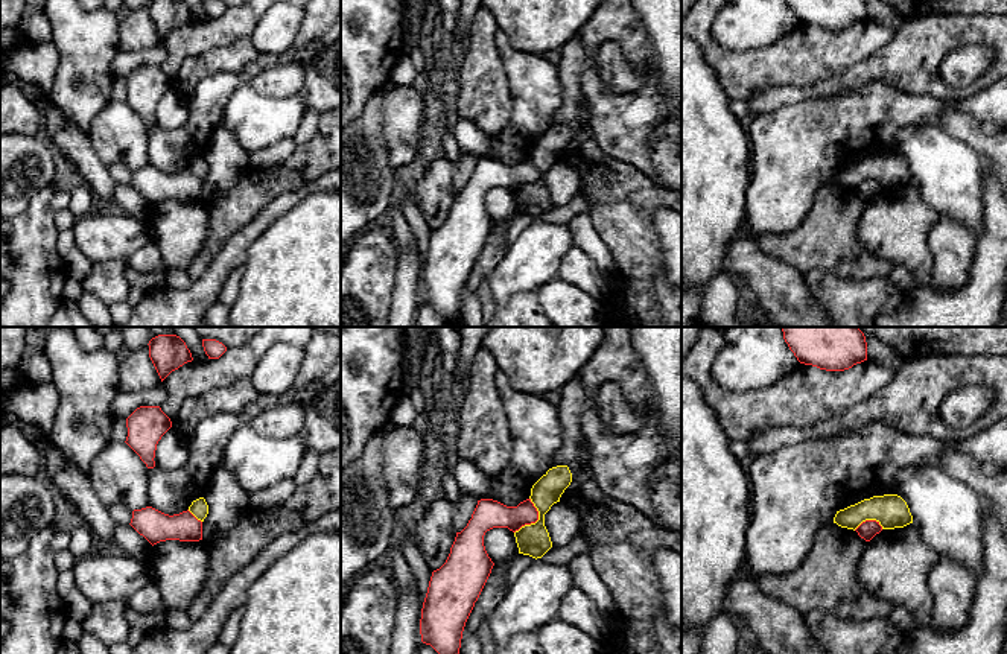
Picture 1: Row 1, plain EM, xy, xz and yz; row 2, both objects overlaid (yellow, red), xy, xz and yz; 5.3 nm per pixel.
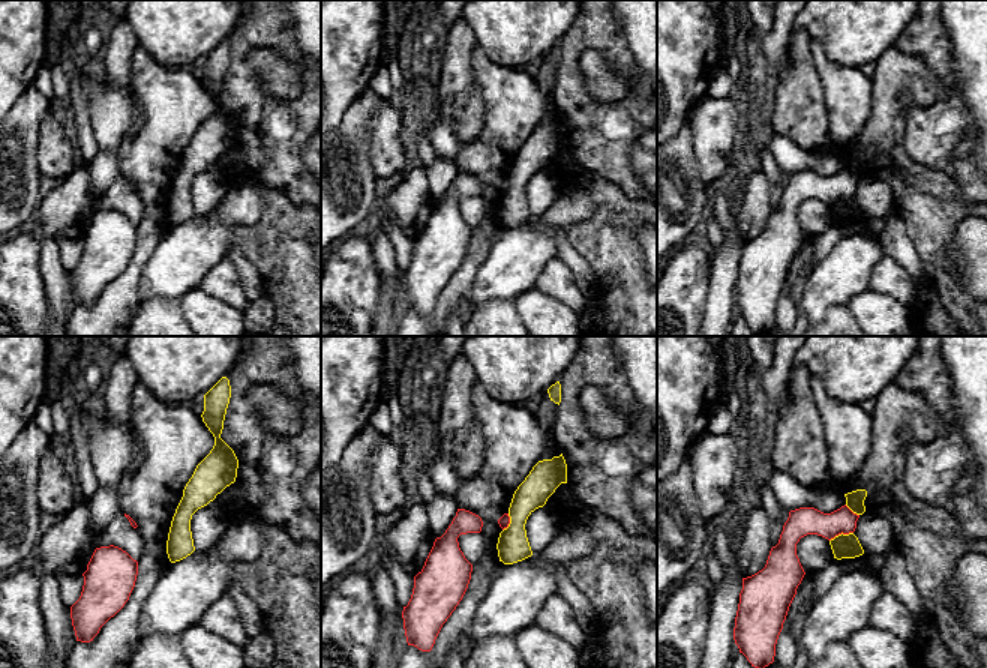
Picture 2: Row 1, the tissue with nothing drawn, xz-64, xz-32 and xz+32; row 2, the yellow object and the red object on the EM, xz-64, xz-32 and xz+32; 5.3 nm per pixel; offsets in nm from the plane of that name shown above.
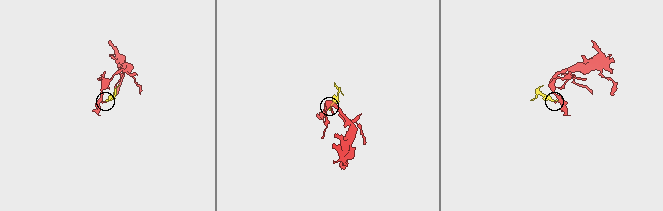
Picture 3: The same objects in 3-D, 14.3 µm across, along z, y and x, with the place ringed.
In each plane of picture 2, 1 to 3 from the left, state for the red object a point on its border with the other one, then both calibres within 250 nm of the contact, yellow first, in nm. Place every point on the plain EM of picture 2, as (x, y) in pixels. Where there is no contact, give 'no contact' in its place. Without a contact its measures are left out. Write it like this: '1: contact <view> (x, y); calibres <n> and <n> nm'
1: no contact
2: contact xz-32 (510, 186); calibres 170 and 60 nm
3: contact xz+32 (840, 198); calibres 130 and 150 nm

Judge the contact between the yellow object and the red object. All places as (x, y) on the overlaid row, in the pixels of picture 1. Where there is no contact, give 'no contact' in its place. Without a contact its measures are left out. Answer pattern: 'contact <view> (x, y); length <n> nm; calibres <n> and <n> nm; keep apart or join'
contact xz (537, 520); length 200 nm; calibres 170 and 140 nm; keep apart

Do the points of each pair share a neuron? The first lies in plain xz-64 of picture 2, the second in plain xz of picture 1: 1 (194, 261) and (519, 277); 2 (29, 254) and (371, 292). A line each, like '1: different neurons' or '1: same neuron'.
1: same neuron
2: same neuron

